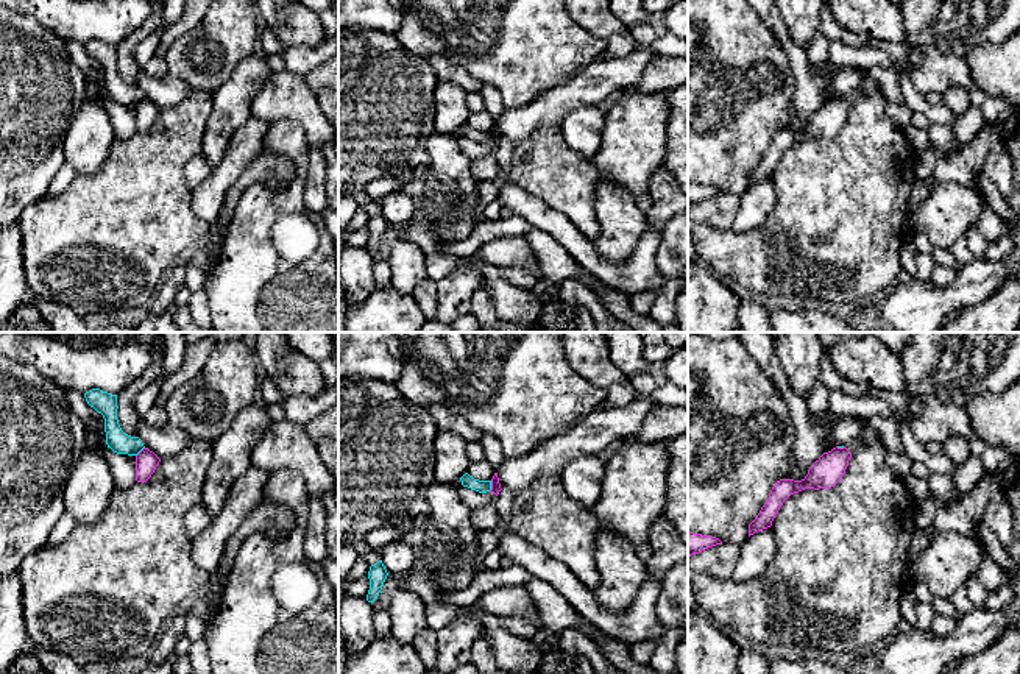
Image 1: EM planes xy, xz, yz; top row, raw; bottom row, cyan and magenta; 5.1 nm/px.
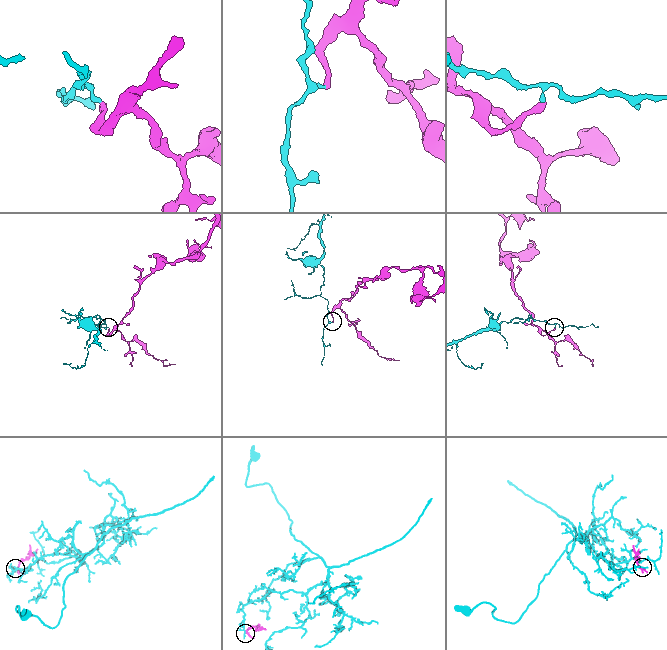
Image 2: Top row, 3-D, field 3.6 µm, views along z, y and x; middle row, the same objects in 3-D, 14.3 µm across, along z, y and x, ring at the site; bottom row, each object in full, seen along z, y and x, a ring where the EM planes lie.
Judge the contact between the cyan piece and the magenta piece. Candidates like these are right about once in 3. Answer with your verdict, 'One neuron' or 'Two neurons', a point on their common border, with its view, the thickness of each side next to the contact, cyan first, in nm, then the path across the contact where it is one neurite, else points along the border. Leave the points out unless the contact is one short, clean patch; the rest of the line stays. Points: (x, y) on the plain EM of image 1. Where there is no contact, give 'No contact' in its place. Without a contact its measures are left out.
Two neurons. Touches cyan at xz (490, 136). Thickness 70 nm (cyan) against 50 nm. Boundary: xz (492, 131), (488, 141)

